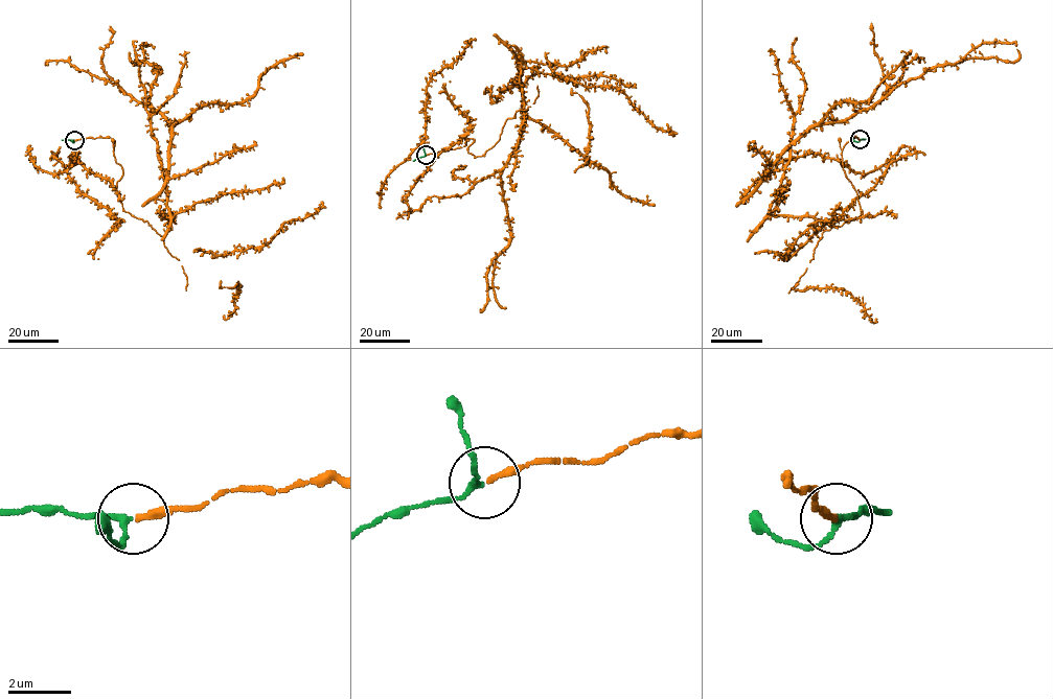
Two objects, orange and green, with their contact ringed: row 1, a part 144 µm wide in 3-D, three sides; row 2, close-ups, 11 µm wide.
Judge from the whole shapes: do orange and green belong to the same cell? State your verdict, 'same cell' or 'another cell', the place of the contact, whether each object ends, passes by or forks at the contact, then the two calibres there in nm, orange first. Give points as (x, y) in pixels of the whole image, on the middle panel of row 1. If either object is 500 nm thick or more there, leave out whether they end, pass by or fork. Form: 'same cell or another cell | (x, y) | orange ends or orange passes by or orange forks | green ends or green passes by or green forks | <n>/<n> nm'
same cell | (426, 155) | orange ends | green passes by | 220/160 nm

